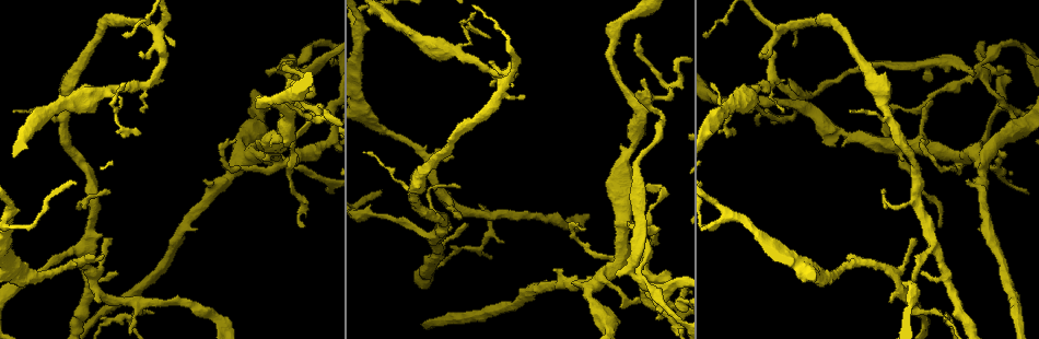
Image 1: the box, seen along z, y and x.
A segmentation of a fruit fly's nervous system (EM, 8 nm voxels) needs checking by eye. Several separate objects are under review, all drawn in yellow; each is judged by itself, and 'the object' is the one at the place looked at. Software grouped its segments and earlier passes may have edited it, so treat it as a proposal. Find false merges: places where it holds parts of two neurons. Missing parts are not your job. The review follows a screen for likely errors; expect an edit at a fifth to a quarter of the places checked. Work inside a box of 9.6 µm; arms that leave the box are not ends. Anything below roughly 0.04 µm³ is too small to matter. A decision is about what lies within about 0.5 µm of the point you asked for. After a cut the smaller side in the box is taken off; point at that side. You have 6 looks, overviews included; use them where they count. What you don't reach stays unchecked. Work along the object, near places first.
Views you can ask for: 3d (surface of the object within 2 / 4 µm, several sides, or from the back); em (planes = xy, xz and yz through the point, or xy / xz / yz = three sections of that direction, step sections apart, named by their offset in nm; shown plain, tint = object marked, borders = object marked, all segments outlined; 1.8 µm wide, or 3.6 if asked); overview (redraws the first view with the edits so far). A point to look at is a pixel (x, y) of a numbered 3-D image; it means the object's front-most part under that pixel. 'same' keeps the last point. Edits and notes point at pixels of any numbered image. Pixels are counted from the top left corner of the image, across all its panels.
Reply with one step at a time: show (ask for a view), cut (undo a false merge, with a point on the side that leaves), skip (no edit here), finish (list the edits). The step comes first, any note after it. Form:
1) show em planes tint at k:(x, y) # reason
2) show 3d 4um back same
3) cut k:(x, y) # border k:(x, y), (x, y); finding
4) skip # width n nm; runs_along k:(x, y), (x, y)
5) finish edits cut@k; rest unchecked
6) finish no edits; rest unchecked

show em planes tint at 1:(294, 78) # looks like a crossing

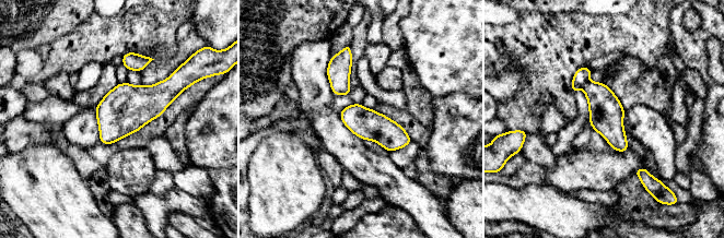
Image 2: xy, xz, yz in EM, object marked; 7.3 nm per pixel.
skip # one neuron here

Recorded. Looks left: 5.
show 3d 4um at 1:(777, 34) # three arms meet

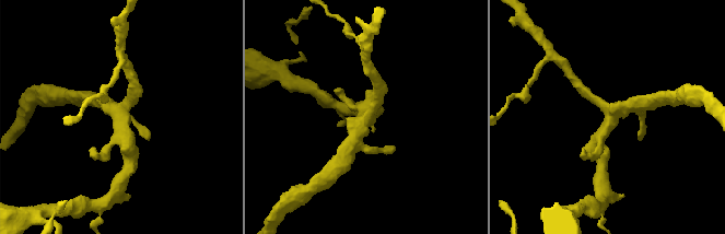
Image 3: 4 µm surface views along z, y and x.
show em yz step 4 tint at 3:(119, 116)

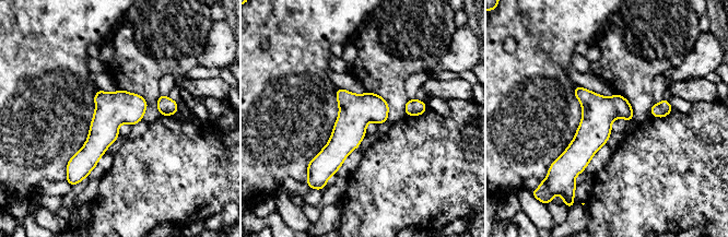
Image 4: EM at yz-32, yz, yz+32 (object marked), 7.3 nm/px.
show em planes borders same

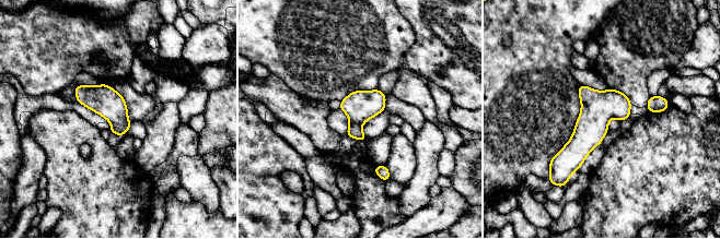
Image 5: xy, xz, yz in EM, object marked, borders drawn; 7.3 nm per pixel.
skip # width 220 nm; runs_along 5:(620, 95), (592, 123), (564, 167); all the same neuron

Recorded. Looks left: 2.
show em xy step 4 tint at 1:(634, 145)

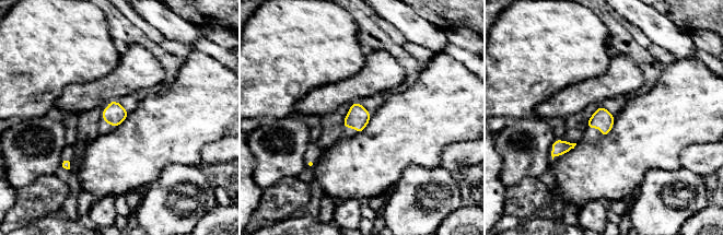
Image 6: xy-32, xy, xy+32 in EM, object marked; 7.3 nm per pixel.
skip # all the same neuron

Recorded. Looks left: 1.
finish no edits; rest unchecked

